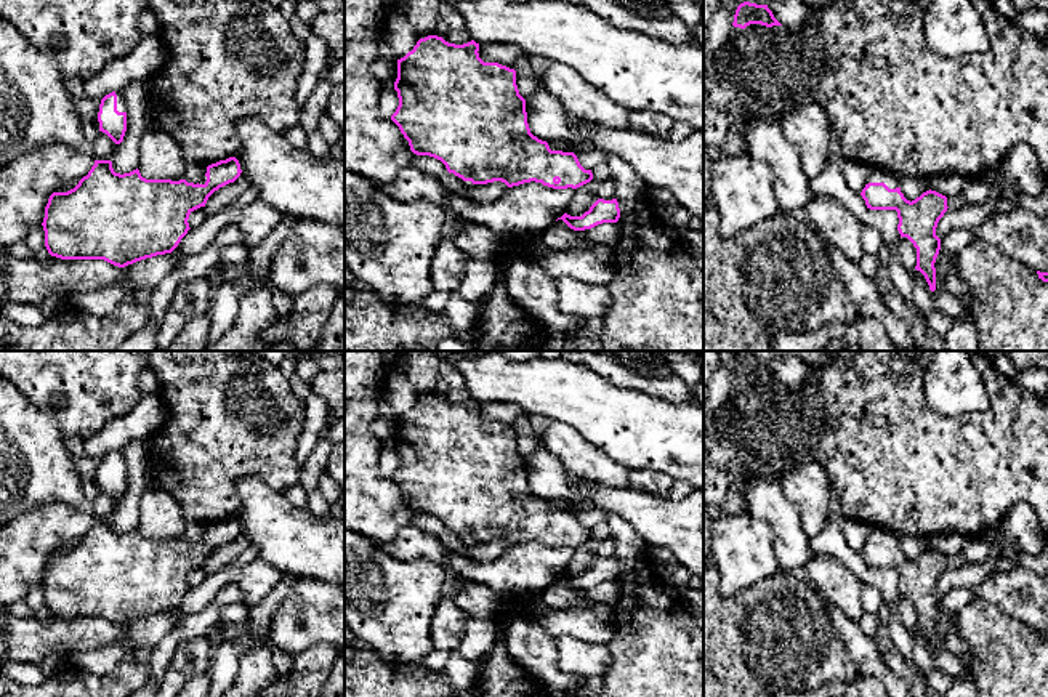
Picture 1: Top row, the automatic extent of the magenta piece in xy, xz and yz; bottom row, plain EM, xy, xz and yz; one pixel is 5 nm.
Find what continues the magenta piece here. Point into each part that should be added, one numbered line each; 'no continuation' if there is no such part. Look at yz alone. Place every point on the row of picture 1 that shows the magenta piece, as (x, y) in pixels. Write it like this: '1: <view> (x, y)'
1: yz (890, 178)

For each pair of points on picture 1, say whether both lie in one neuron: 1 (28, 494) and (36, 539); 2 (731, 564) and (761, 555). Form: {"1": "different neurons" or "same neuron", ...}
{"1": "different neurons", "2": "same neuron"}

